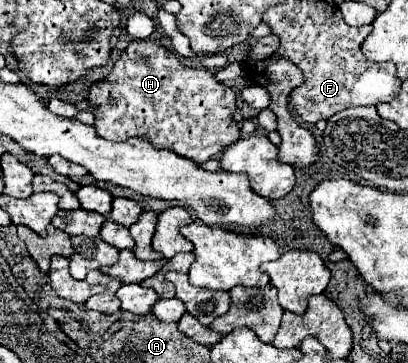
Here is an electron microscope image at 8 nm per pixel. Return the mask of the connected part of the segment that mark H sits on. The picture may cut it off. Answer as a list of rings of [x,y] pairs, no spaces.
[[[132,41],[114,65],[108,81],[90,89],[90,103],[96,115],[96,133],[110,141],[140,137],[156,149],[174,151],[196,163],[218,155],[224,147],[240,139],[240,125],[232,113],[236,95],[230,87],[216,81],[208,69],[196,69],[180,63],[176,53],[162,47],[148,55],[150,45]]]

